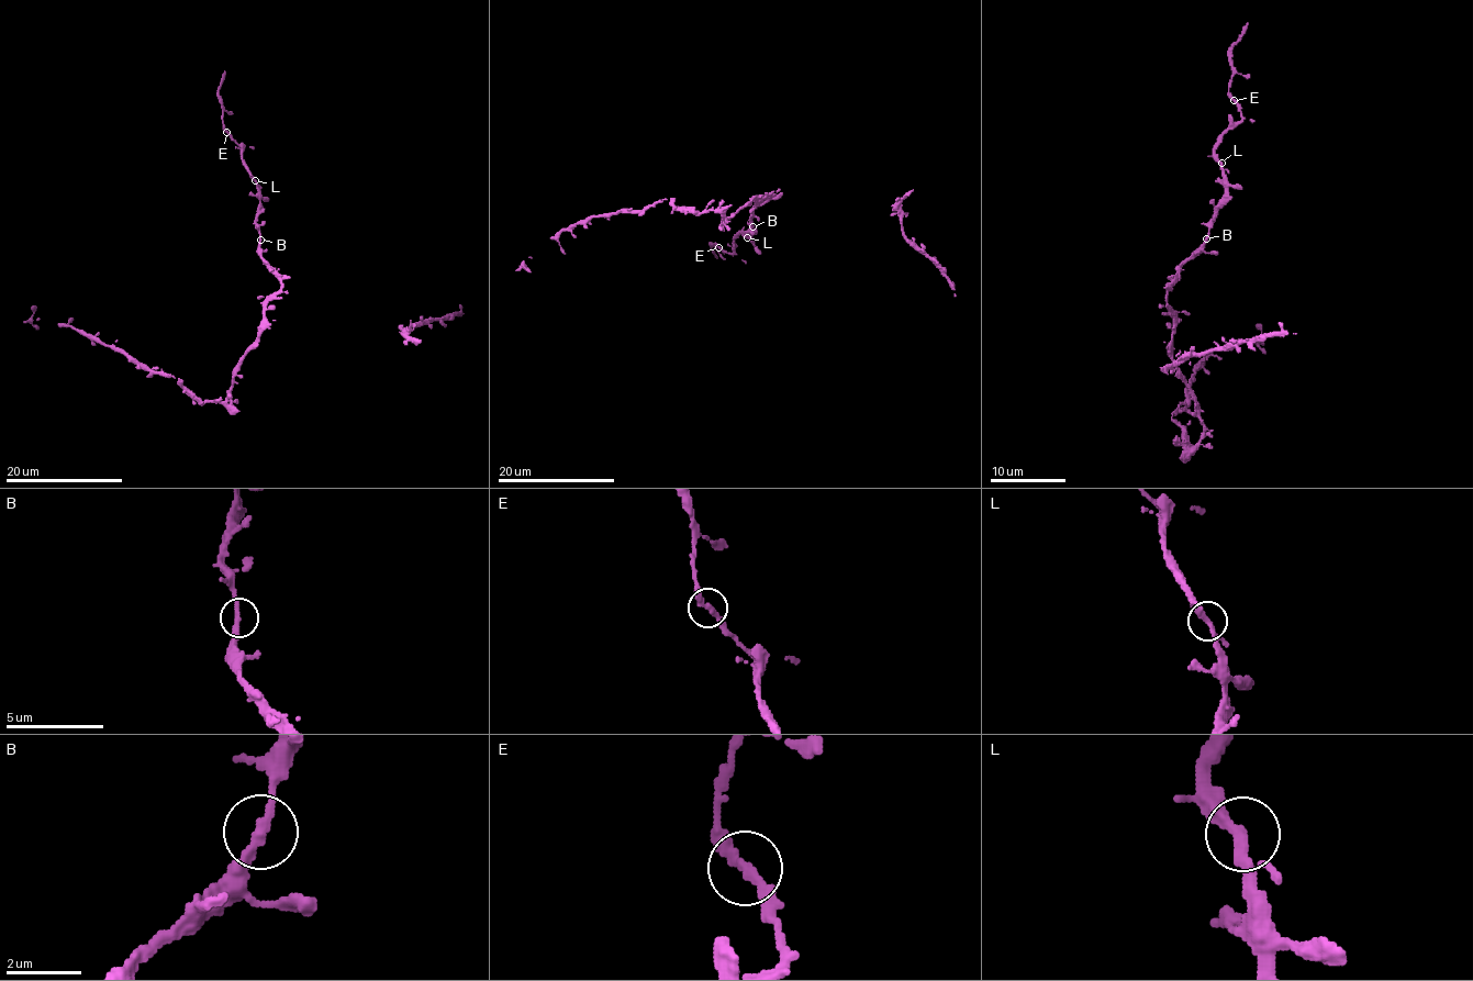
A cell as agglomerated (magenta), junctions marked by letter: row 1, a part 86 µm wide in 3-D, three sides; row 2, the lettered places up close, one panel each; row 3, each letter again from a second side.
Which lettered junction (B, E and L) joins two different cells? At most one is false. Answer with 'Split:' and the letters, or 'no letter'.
Split: no letter

